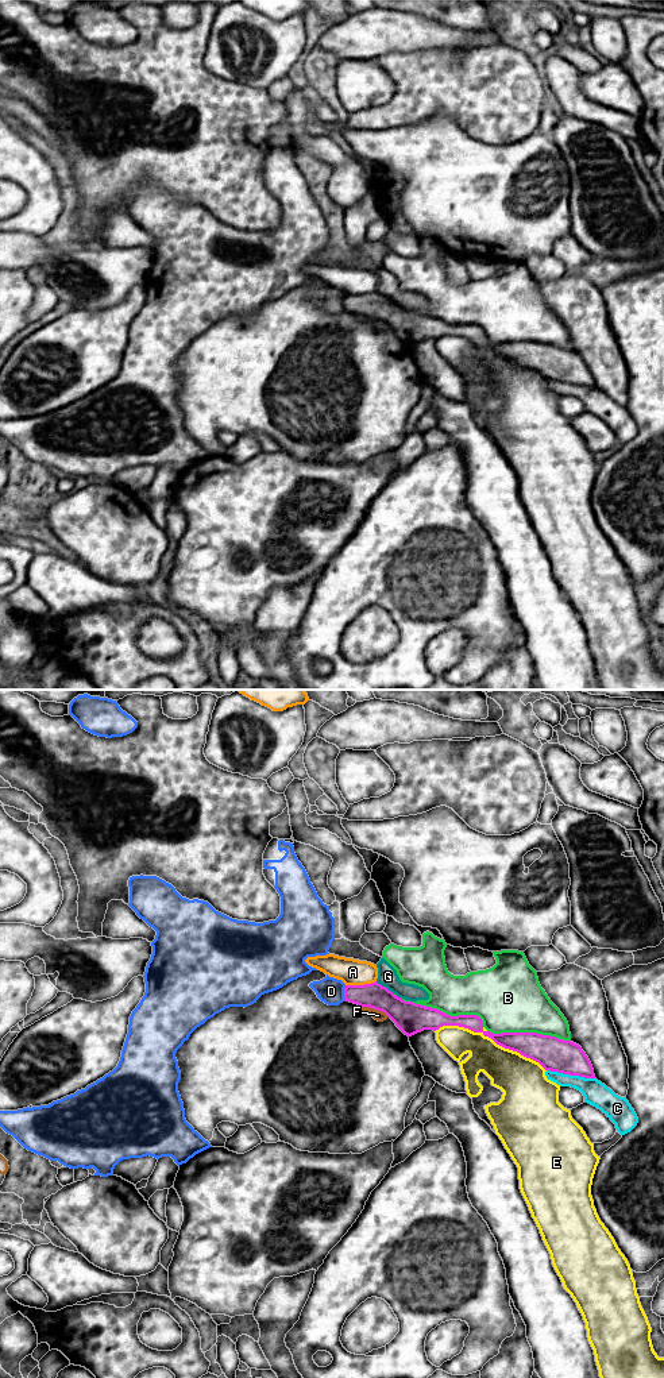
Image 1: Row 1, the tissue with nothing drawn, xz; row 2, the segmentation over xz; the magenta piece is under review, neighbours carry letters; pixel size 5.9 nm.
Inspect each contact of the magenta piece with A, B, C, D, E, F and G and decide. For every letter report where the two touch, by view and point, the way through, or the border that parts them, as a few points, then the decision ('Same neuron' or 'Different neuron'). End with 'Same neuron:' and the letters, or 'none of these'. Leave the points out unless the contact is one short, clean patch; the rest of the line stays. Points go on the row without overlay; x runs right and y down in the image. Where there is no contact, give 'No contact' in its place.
A: Touches magenta at xz (361, 294). Different neuron
B: Touches magenta at xz (529, 342). Different neuron
C: Touches magenta at xz (571, 383). Different neuron
D: Touches magenta at xz (344, 302). Boundary: xz (346, 294), (344, 309). Different neuron
E: Touches magenta at xz (490, 346). Different neuron
F: Touches magenta at xz (374, 317). Different neuron
G: Touches magenta at xz (385, 296). Different neuron
Same neuron: none of these

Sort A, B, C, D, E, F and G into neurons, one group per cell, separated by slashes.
A / B / C / D / E / F / G

